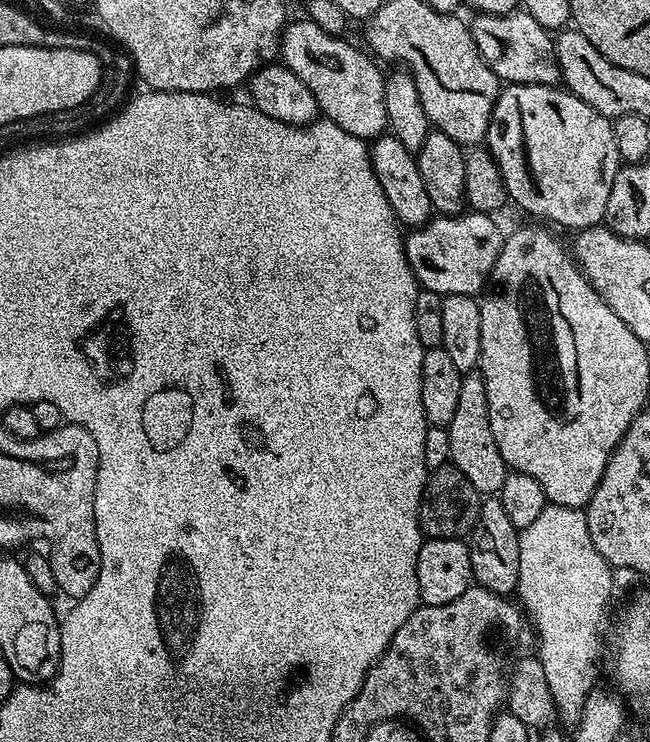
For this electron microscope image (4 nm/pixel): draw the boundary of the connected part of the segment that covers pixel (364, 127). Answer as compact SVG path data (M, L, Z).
M310 18L285 23L284 31L280 37L279 59L284 67L290 69L314 94L316 107L322 113L323 119L336 124L346 134L354 134L360 140L371 142L381 135L388 127L388 115L386 114L386 98L384 97L385 73L380 72L381 65L367 51L359 52L352 44L347 44L344 36L326 34L322 26L318 26Z

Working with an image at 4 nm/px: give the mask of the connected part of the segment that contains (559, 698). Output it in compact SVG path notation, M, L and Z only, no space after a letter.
M545 503L542 514L538 514L538 518L534 518L534 522L530 522L530 526L519 529L519 533L518 582L516 583L515 595L518 597L527 619L530 621L531 627L532 624L536 627L536 640L540 643L538 659L542 662L542 671L545 672L546 682L550 685L550 694L554 698L554 706L556 707L559 723L561 725L564 723L569 724L569 726L575 726L580 723L582 718L582 710L586 706L586 698L598 684L598 680L596 680L596 658L600 654L600 631L604 628L604 619L608 616L608 603L612 600L612 575L614 575L614 569L612 565L606 562L606 558L602 558L602 554L598 554L598 550L594 550L594 542L590 542L590 530L586 526L584 512L579 508L567 508L566 506Z

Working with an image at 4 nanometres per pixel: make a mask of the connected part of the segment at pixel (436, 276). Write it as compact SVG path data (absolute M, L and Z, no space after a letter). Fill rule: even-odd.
M468 210L456 216L436 214L427 224L413 227L404 241L404 253L417 285L442 297L483 293L498 262L498 254L504 249L505 233L492 220L495 219L491 215Z

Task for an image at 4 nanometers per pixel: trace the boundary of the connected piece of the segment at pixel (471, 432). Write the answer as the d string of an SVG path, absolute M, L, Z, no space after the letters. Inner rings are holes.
M479 371L463 373L458 407L447 429L450 434L451 467L462 470L462 474L470 478L470 486L474 486L474 490L481 494L499 493L510 469L502 454L498 454L498 442L494 442L494 434L490 431L490 406L486 398L484 378Z

